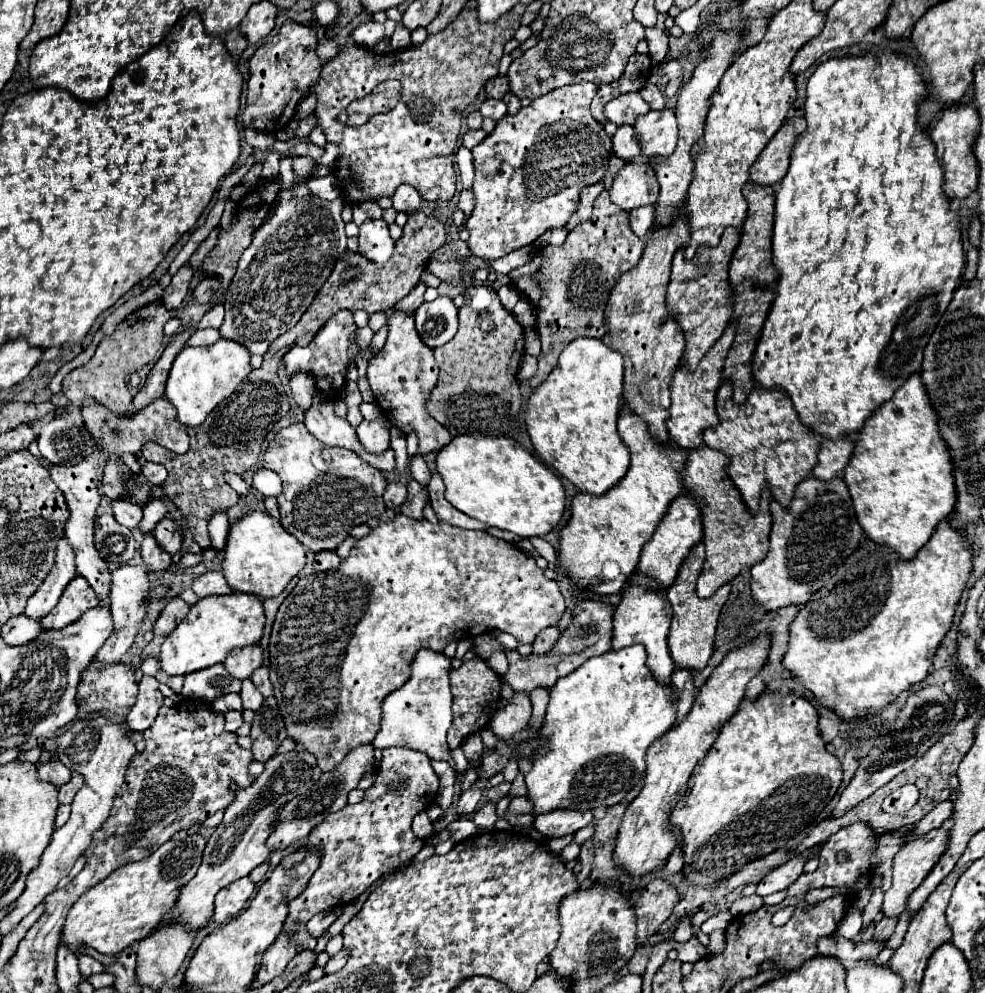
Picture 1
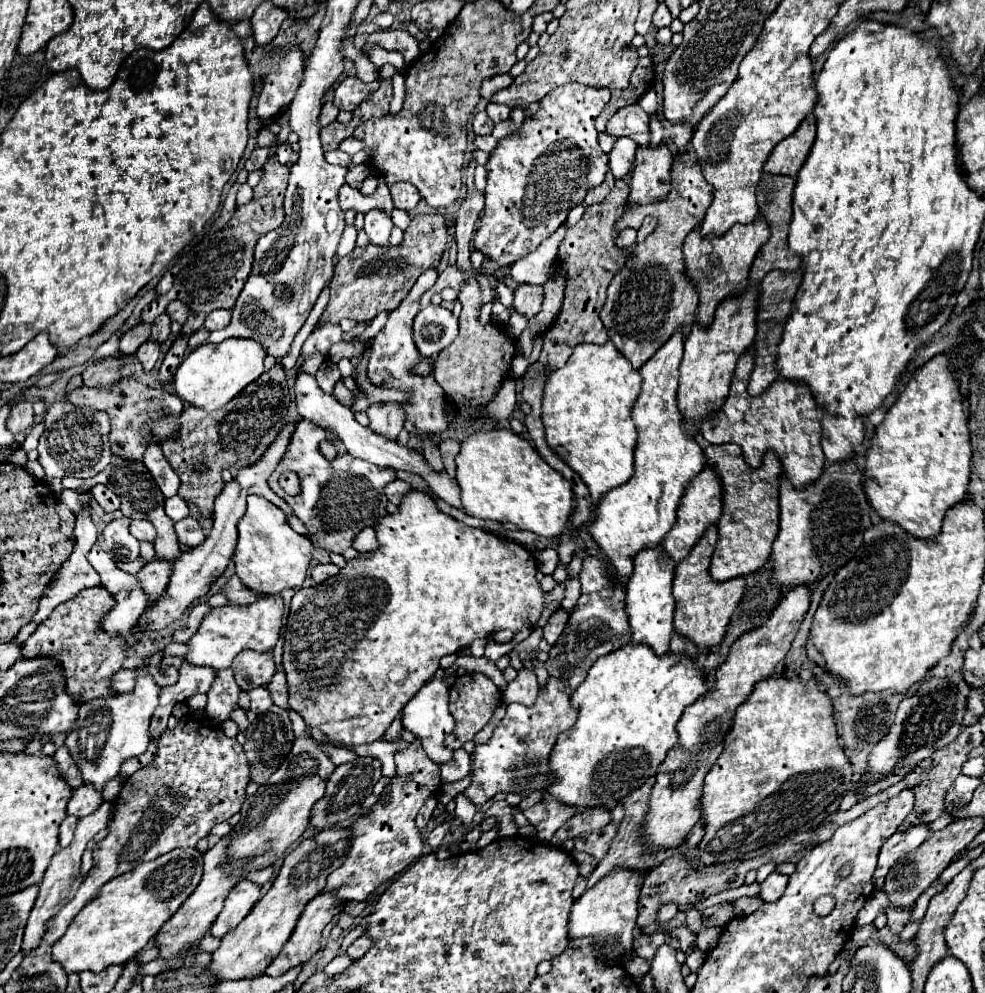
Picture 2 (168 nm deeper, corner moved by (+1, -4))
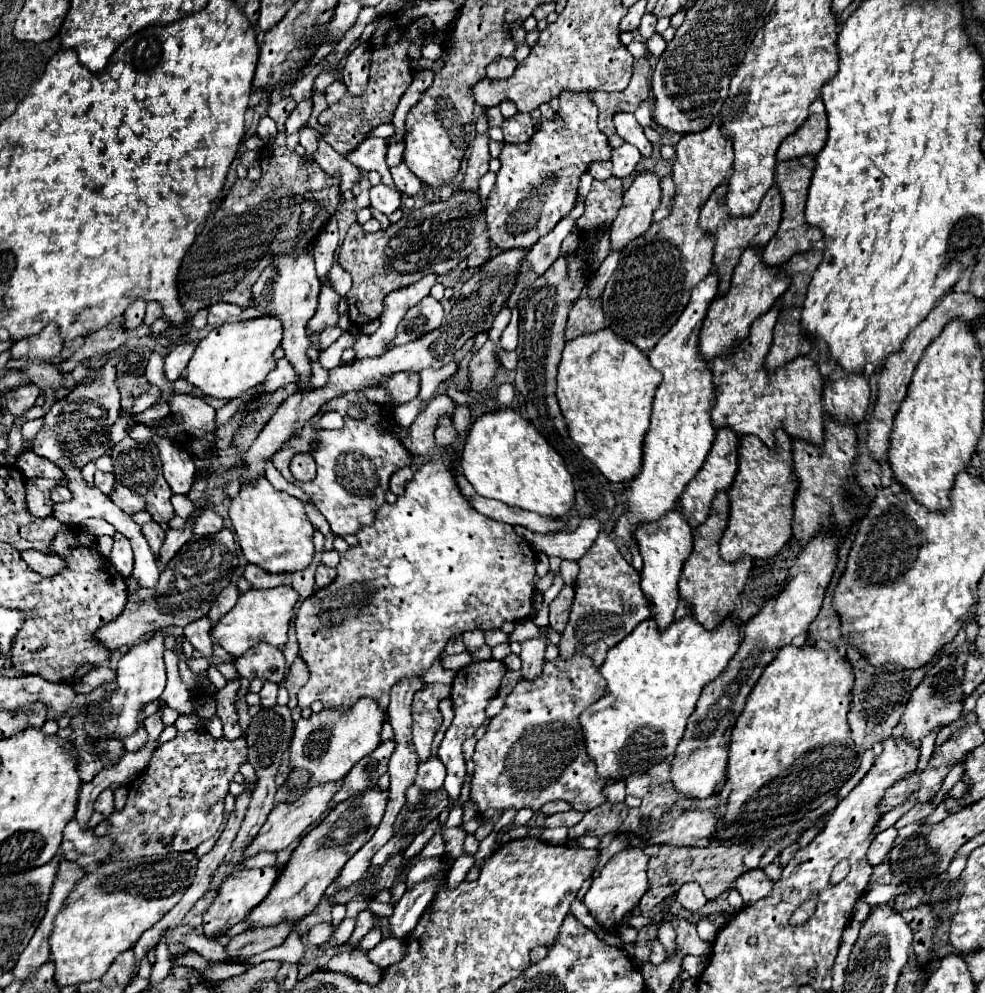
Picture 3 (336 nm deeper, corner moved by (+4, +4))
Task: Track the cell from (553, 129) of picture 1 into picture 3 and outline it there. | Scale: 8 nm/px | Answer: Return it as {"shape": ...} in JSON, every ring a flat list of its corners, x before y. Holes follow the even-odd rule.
{"shape":[[562,94,560,110,552,122,544,122,544,126,532,136,532,142,526,144,506,144,500,154,502,168,498,170,496,184,486,202,486,220,488,232,496,248,530,248,542,236,546,236,572,208,578,196,580,176,588,170,592,160,610,160,612,148,608,146,606,136,598,130,598,110,592,106,590,94]]}

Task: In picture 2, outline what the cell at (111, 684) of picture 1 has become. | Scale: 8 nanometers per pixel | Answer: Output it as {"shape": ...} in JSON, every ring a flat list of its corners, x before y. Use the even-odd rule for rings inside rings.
{"shape":[[103,586,81,590,75,598,59,604,53,614,37,626,33,636,23,644,21,656,27,658,37,654,55,654,65,670,67,694,71,694,71,698,75,698,75,702,79,704,115,694,115,690,111,688,111,680,123,668,127,642,123,638,111,638,97,628,99,618,105,614,105,610,111,610,113,604,113,596,107,594]]}

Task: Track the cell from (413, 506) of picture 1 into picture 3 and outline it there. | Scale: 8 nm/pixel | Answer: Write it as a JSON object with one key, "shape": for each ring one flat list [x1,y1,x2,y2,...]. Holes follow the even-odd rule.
{"shape":[[442,416,436,428,436,442,444,446,444,444,454,444,456,438,458,438,458,432,452,424,452,416]]}

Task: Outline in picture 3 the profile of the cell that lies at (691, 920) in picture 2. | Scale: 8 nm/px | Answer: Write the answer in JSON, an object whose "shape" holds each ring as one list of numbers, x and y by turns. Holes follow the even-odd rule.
{"shape":[[688,882,684,884,678,894,676,894,676,900,690,912,700,912,700,908,708,902,702,888,696,884,696,882]]}

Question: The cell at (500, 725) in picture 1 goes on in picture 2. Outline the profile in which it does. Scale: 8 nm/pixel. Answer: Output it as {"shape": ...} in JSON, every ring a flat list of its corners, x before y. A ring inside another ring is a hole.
{"shape":[[525,668,513,682,509,682,507,690,503,692,503,702,519,702,523,706,533,706,537,694,539,694,537,678,531,670]]}

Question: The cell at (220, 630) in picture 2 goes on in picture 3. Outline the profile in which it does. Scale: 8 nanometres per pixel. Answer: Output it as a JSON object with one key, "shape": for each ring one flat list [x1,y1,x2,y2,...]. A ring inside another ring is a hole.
{"shape":[[288,584,270,588,270,590,250,590,240,596,238,604,228,614,224,614,220,622,214,624,210,634,218,640,218,644,224,650,228,650,228,654,236,658,260,642,266,642,272,646,284,646,288,642,288,628,290,628,298,598,300,598,298,592]]}

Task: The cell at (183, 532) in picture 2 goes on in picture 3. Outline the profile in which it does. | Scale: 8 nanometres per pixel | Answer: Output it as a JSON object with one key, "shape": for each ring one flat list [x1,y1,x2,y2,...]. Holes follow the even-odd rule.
{"shape":[[204,510,200,514,200,518,194,524,194,532,198,536,208,536,208,534,216,534,224,528,224,518,220,514,216,514,214,510]]}

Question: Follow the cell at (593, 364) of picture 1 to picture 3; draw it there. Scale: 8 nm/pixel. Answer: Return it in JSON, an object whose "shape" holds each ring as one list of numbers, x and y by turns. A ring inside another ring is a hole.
{"shape":[[610,328,598,330,566,342,562,362,558,366,558,402,568,422,570,438,580,446,582,454,610,480,628,482,642,468,644,436,650,428,650,412,654,392,662,382,662,374,650,366,648,354,636,348,632,342,618,338]]}

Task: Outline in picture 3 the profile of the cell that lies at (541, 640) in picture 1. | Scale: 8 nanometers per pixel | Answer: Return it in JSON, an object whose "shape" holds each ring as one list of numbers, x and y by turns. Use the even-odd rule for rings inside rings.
{"shape":[[562,586,558,598,550,606,550,628,552,630,562,632,566,628,572,602,574,602,574,586]]}

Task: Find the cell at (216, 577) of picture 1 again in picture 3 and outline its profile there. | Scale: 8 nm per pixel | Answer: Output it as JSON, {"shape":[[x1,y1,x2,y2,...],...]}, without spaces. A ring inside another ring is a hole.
{"shape":[[254,564,246,566,244,576,252,582,254,588,272,588,286,582,286,574,268,574,264,568,258,568]]}

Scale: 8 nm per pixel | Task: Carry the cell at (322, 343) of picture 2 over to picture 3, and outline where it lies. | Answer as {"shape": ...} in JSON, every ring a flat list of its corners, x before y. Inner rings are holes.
{"shape":[[326,282,320,290,320,298,318,298,318,308,316,314,310,318,308,328,310,332,318,334,322,332,326,326,336,326,338,324,338,302,340,296,336,294,336,290,332,288,330,282]]}

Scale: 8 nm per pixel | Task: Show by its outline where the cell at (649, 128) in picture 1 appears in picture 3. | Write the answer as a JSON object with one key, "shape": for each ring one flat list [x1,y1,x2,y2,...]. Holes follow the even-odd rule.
{"shape":[[640,172,624,192,624,204,610,228,610,250,624,250,652,224,652,214,660,204,660,178,654,172]]}

